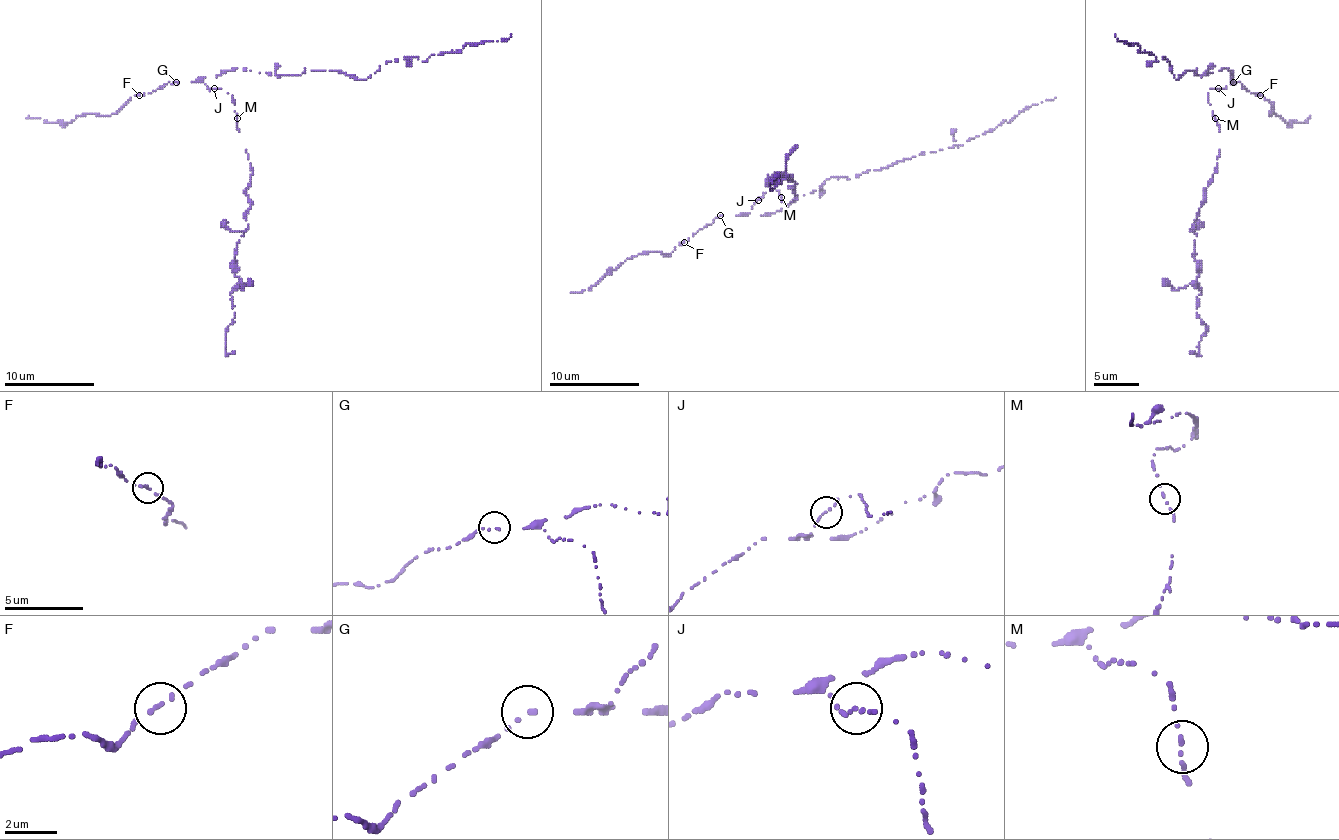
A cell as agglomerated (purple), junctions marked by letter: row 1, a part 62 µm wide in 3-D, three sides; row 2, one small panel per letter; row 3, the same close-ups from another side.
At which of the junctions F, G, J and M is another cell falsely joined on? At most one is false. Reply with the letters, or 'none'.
none

